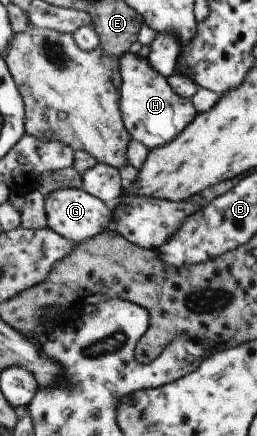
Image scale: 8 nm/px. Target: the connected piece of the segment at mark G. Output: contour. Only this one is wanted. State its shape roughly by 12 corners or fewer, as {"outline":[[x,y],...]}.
{"outline":[[82,188],[45,198],[48,227],[76,244],[112,221],[107,205]]}

